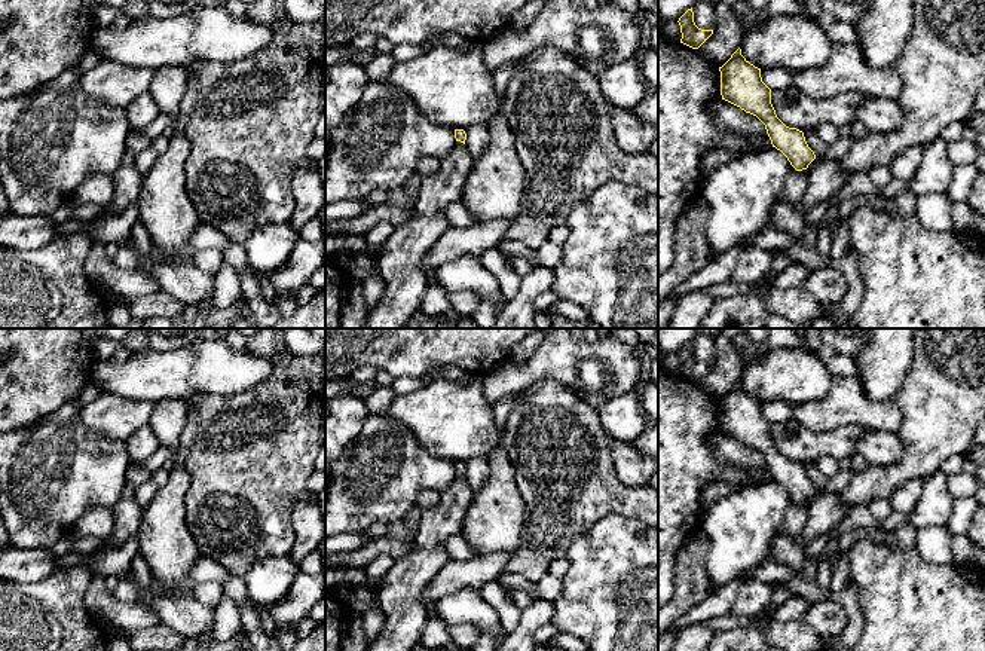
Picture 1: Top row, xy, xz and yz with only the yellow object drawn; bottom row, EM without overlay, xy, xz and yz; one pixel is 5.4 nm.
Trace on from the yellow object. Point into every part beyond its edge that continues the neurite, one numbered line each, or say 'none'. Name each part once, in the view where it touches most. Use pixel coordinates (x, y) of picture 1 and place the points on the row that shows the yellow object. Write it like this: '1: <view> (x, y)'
1: yz (825, 179)

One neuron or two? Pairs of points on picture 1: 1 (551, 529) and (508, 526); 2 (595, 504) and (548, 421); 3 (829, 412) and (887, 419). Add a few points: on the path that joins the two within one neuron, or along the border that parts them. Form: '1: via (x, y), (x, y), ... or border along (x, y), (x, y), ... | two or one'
1: border along (522, 494), (525, 516), (520, 546), (510, 556) | two
2: via (574, 483), (565, 474), (562, 454), (556, 442) | one
3: via (844, 410), (862, 410), (872, 415) | one

